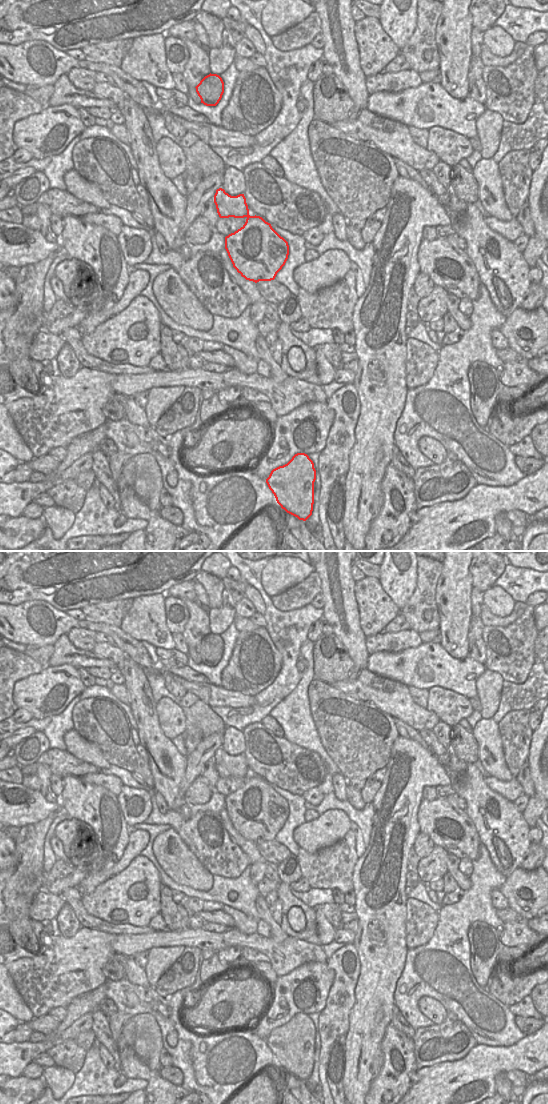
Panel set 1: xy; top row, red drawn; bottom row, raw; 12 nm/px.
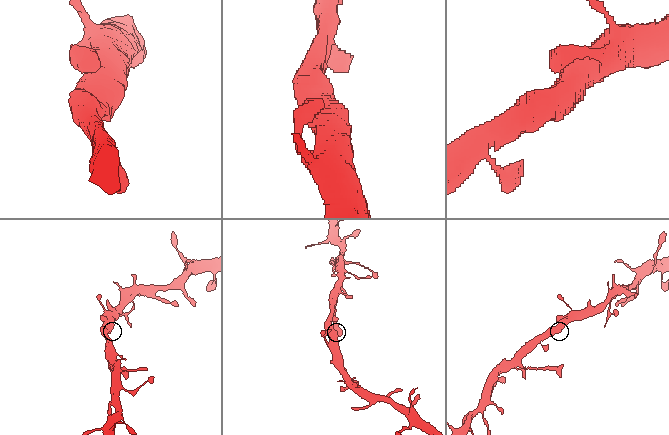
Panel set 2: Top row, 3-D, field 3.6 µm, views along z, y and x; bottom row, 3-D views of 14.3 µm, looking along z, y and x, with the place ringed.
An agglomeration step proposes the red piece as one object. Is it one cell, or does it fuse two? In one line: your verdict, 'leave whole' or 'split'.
leave whole

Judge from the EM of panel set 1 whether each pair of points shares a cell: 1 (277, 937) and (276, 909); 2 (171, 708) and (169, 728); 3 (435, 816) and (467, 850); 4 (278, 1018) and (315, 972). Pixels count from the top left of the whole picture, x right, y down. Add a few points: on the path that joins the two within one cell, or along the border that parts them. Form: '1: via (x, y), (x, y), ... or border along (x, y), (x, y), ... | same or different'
1: border along (268, 906), (271, 916), (280, 925) | different
2: via (171, 713), (171, 723) | same
3: via (448, 816), (462, 824), (466, 837) | same
4: via (286, 1003), (292, 995), (294, 979), (300, 978) | same

